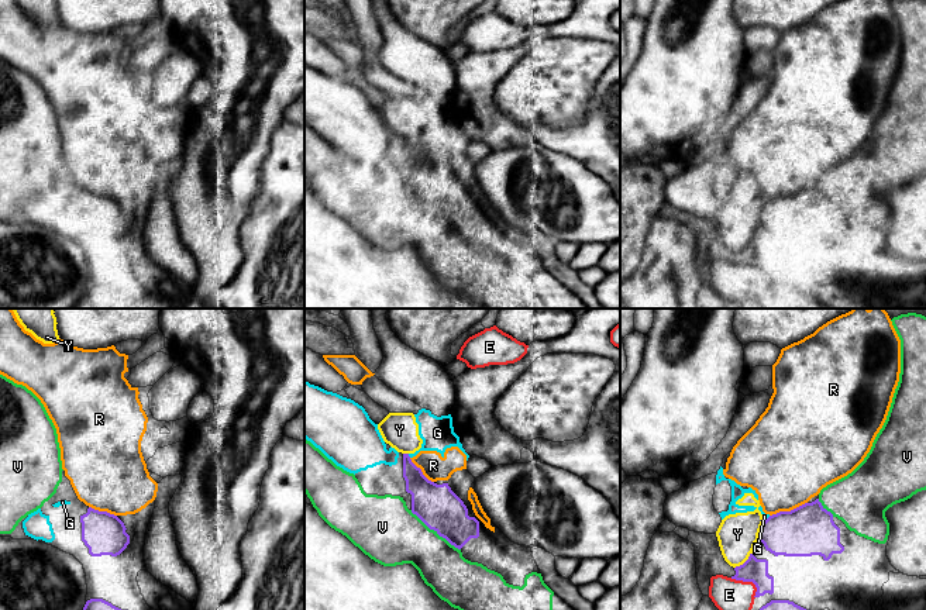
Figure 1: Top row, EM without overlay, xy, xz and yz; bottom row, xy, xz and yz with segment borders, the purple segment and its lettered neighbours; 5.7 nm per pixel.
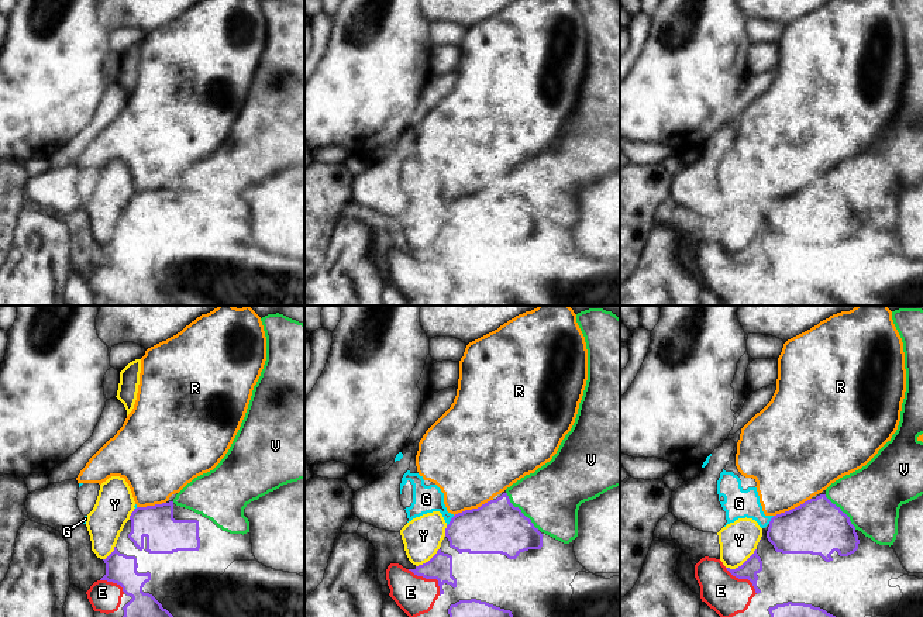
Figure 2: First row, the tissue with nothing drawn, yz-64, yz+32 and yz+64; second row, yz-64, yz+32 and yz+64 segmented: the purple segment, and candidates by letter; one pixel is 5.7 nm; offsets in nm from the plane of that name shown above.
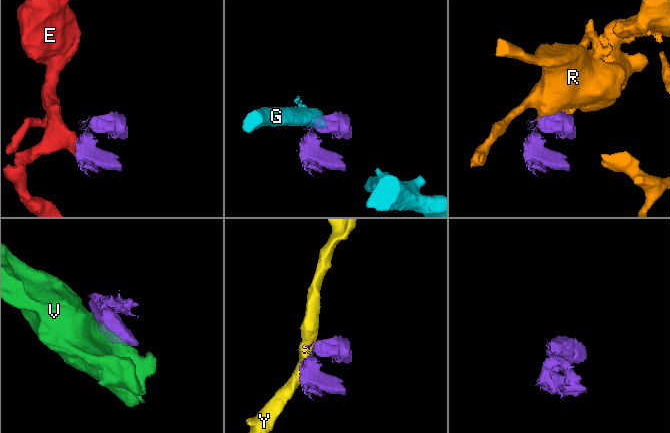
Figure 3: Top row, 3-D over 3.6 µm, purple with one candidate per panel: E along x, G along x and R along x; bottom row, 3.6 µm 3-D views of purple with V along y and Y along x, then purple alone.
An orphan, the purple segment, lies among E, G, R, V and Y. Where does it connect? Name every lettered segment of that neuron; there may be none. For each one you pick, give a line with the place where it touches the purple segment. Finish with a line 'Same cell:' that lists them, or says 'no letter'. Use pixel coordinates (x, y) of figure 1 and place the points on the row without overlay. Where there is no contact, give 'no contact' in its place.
G: xz (408, 140)
Same cell: G

